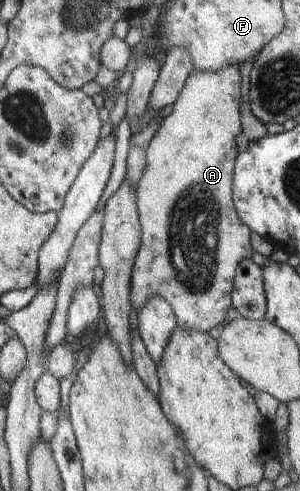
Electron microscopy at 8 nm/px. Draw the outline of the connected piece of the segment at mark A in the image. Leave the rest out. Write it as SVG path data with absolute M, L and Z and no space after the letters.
M227 63L217 70L193 69L189 73L177 100L174 102L173 110L171 110L169 116L163 118L159 130L150 141L146 151L146 167L135 190L136 205L142 233L140 247L132 268L130 301L138 309L148 298L160 296L165 302L169 303L169 306L171 306L176 316L176 324L184 331L187 329L195 329L208 332L211 328L221 324L225 320L227 311L232 306L232 290L234 289L233 281L236 266L243 259L251 259L251 255L253 254L253 248L249 241L252 230L239 218L232 193L233 169L237 155L239 154L236 138L242 132L242 120L240 117L240 108L242 107L240 105L241 75L239 73L239 67L233 63Z

